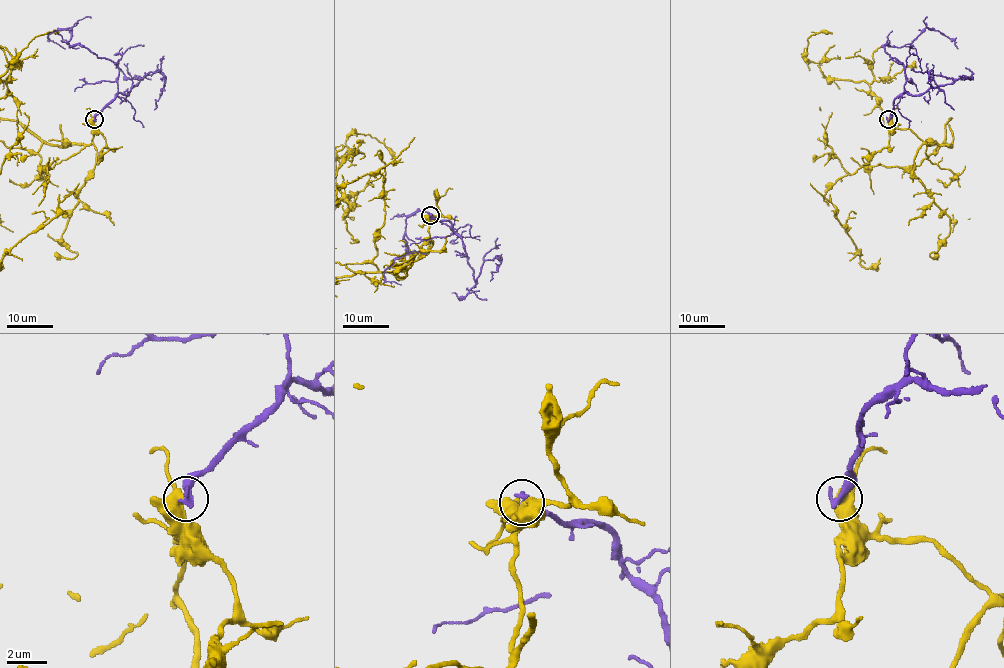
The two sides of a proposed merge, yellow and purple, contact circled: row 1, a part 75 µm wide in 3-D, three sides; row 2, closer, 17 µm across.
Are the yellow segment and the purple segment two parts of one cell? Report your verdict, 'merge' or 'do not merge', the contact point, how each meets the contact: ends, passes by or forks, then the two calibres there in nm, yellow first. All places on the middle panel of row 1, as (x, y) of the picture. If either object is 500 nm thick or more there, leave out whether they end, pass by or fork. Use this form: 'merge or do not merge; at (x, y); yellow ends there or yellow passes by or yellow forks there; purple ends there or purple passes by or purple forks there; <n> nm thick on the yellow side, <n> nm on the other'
do not merge; at (430, 215); yellow passes by; purple ends there; 480 nm thick on the yellow side, 440 nm on the other

